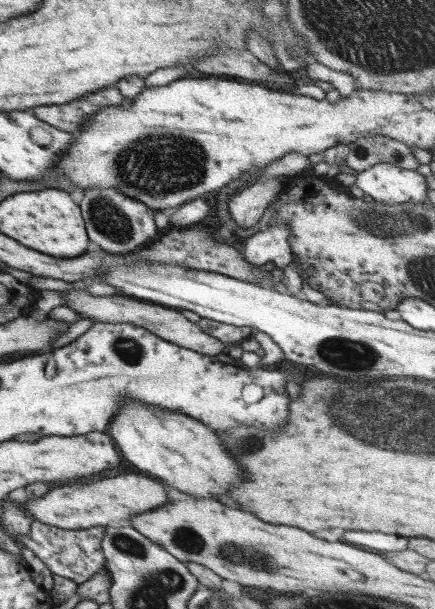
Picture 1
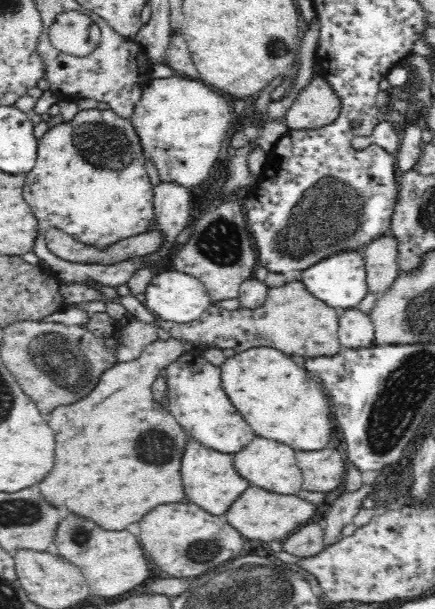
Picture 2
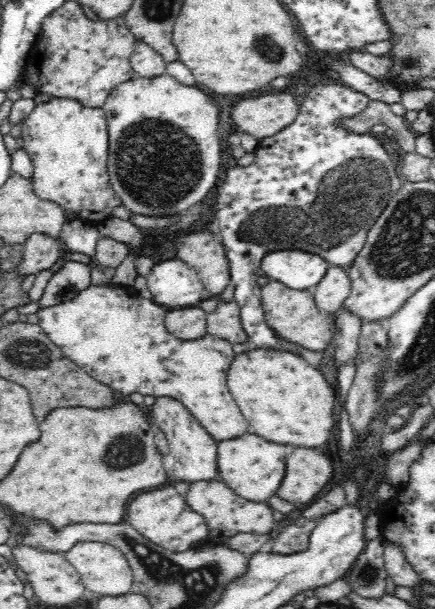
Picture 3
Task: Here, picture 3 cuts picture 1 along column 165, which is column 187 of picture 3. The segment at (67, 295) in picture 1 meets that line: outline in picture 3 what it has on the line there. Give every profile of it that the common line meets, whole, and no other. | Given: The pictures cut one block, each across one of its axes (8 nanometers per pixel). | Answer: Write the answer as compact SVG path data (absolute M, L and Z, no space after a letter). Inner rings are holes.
M195 306L168 309L165 326L178 339L196 340L207 333L207 313Z

